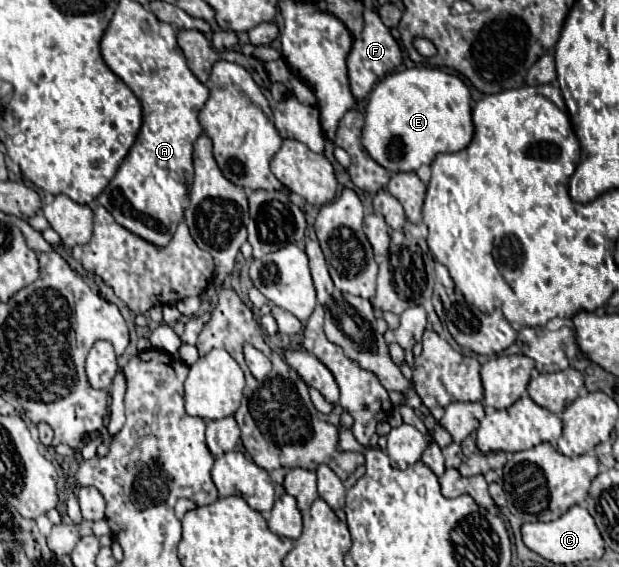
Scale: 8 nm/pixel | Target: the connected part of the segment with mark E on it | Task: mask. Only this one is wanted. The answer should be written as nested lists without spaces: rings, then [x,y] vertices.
[[[409,68],[387,74],[369,94],[363,146],[369,156],[391,172],[415,172],[441,152],[459,152],[473,138],[471,92],[455,74],[439,68]]]

